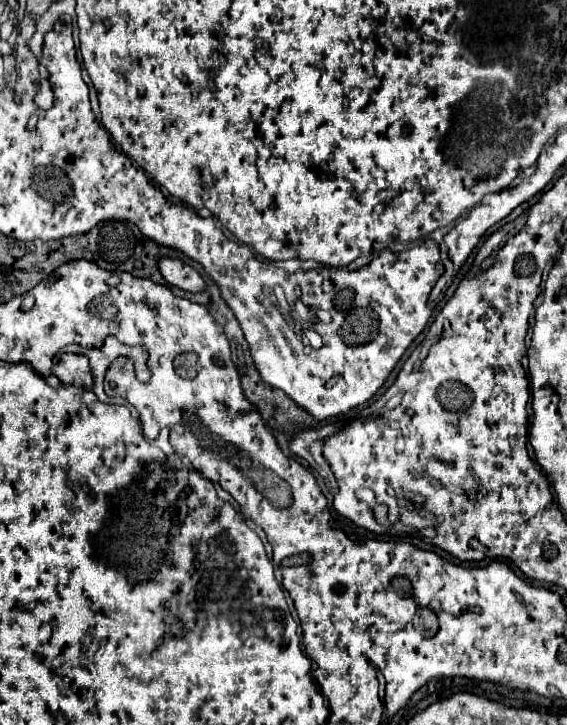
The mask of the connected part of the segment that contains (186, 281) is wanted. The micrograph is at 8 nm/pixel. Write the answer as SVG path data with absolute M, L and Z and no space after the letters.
M162 257L160 259L160 273L162 277L184 291L192 291L192 293L200 293L206 289L206 281L200 277L200 273L192 267L182 263L180 259L172 259L172 257Z

